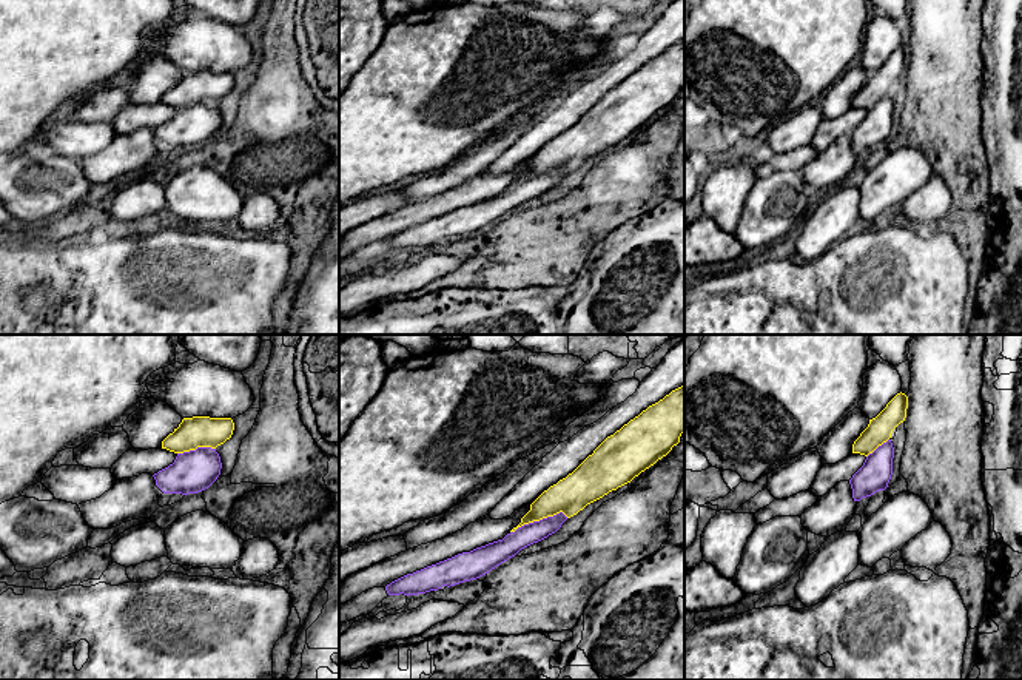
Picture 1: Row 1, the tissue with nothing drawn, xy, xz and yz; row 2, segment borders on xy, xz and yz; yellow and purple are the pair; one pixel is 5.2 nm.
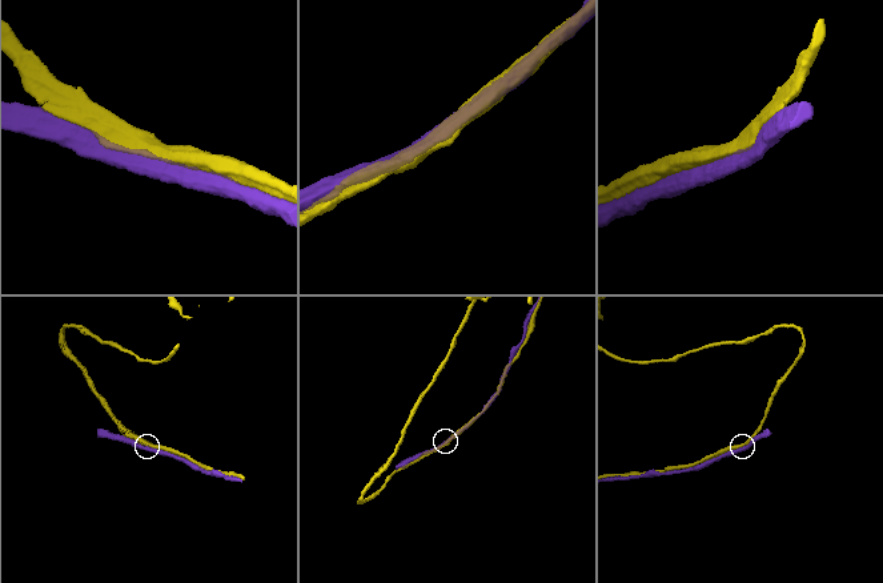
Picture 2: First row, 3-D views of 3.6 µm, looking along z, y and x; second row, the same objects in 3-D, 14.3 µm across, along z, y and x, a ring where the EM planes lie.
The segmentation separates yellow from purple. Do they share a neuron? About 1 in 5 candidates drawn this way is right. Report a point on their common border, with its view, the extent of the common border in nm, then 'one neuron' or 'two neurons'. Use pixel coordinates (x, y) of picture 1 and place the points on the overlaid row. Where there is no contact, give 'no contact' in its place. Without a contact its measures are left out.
xz (538, 520) | 320 nm | two neurons

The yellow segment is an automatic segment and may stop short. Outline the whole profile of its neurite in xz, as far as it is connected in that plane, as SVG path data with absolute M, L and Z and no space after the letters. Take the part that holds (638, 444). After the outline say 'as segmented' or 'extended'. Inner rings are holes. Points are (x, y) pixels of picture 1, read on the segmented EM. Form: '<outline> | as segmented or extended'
M684 385L672 390L663 399L649 406L638 416L635 416L627 424L624 424L614 435L607 436L593 450L593 453L589 455L572 473L569 473L566 478L560 480L556 484L550 486L547 490L544 490L530 504L530 510L521 518L521 523L516 527L513 527L510 532L515 532L518 527L521 527L524 524L540 521L547 517L553 517L560 512L563 512L567 518L577 515L587 504L603 498L609 492L617 490L618 487L630 483L641 472L644 472L646 469L654 466L658 460L666 456L672 450L672 447L680 443L680 436L683 432L684 432Z | as segmented

